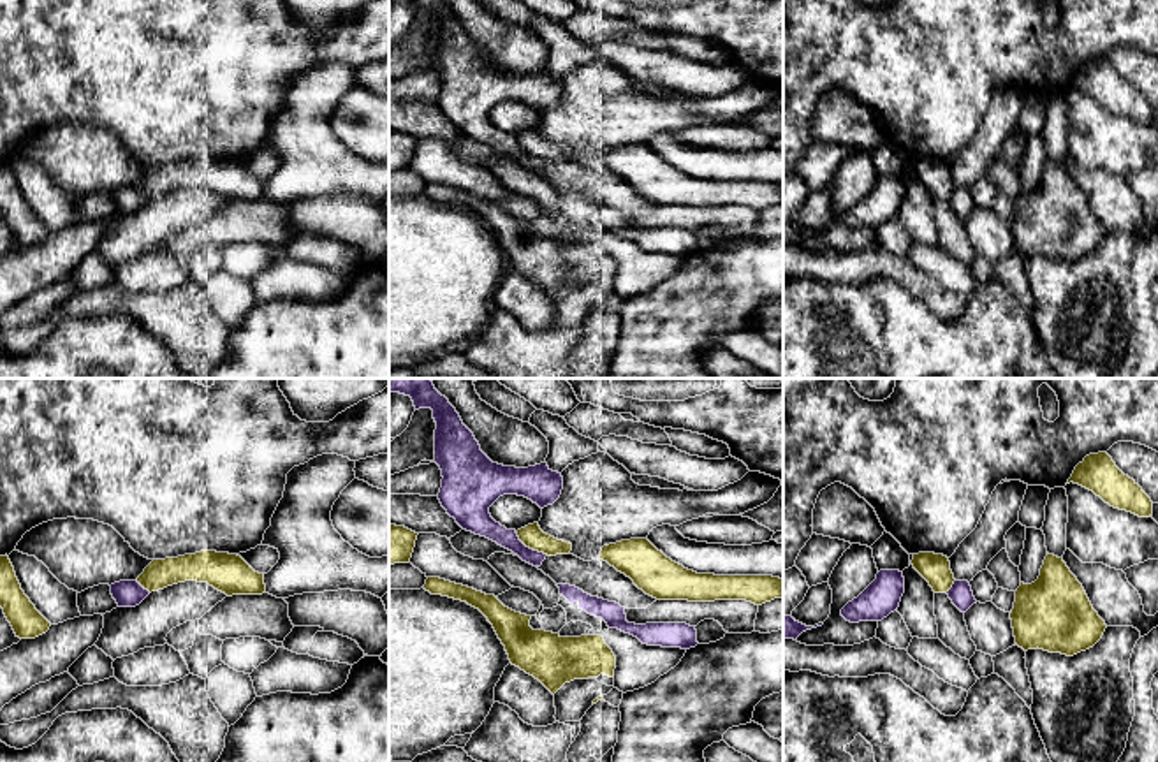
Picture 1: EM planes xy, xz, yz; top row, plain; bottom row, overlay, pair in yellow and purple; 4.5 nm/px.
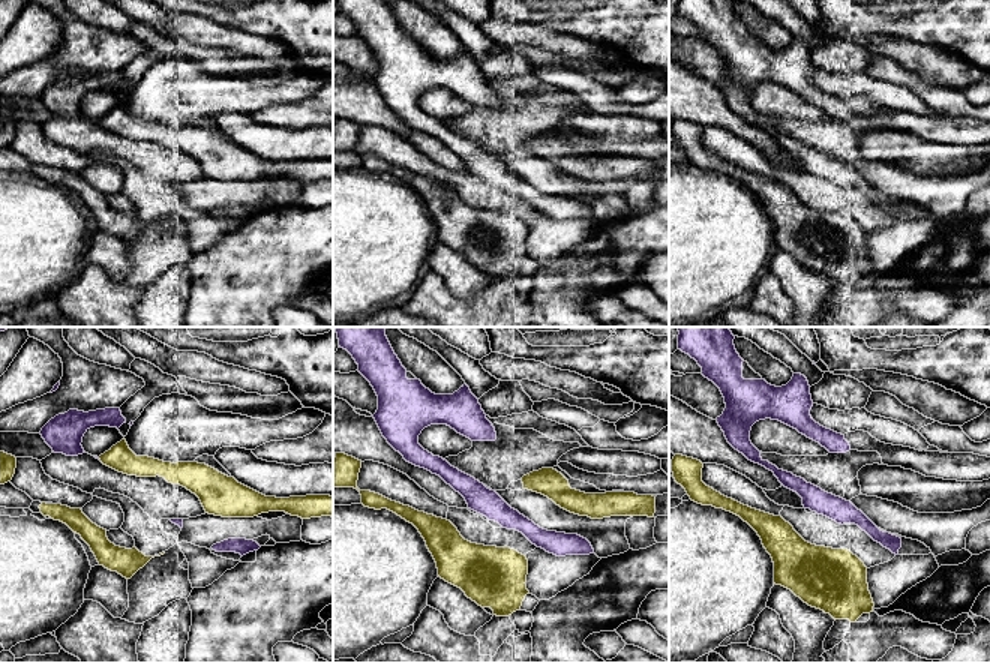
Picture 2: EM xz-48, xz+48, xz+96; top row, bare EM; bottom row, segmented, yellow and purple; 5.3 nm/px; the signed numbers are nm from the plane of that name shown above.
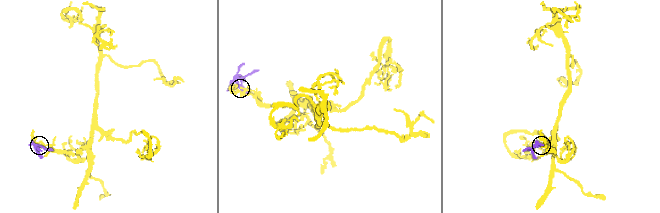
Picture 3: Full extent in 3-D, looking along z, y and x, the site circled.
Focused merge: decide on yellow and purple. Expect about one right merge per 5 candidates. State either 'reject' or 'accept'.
reject

